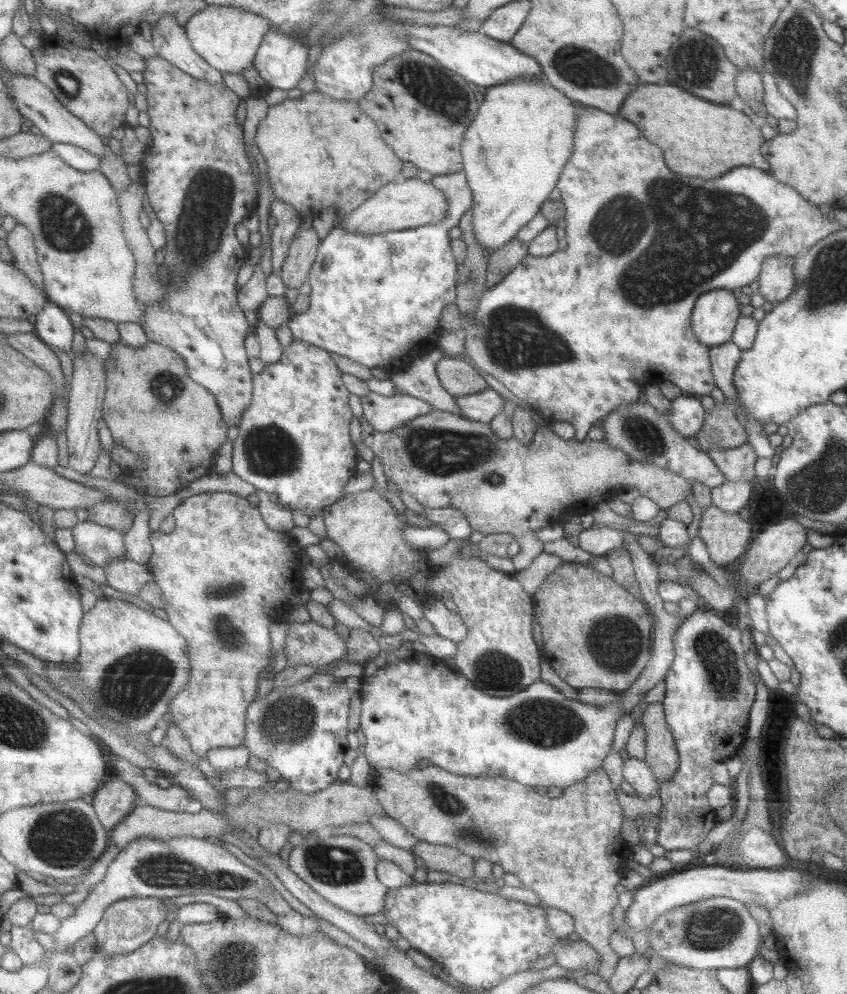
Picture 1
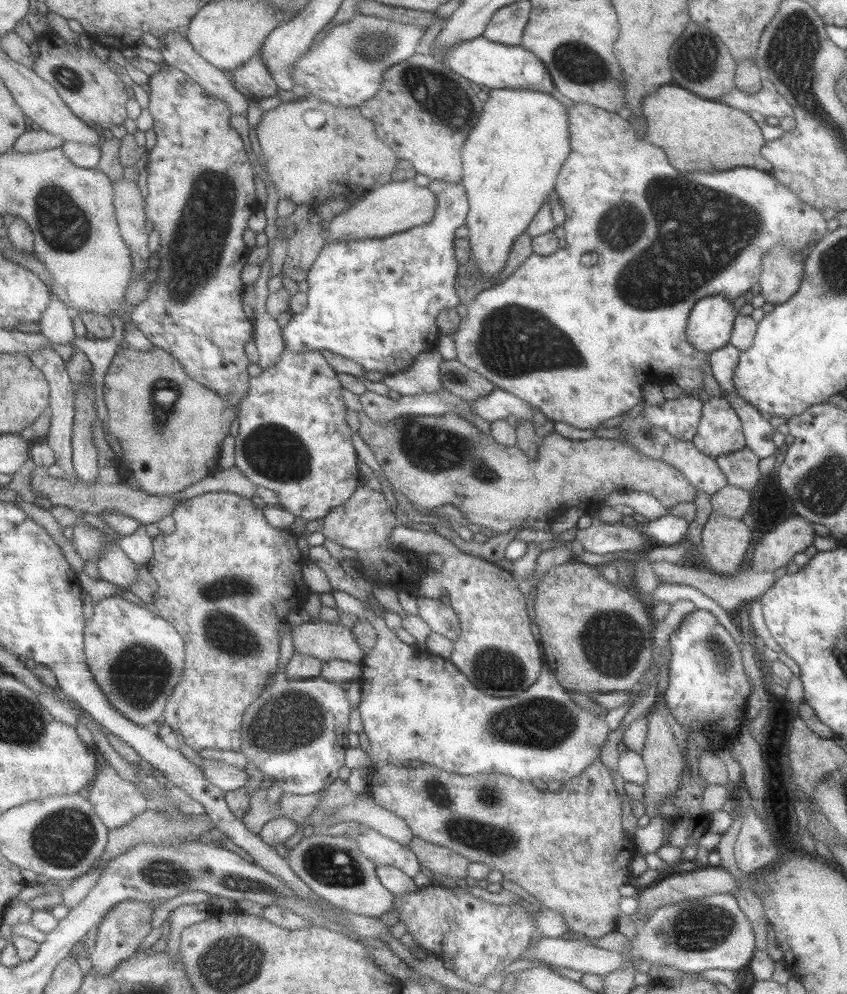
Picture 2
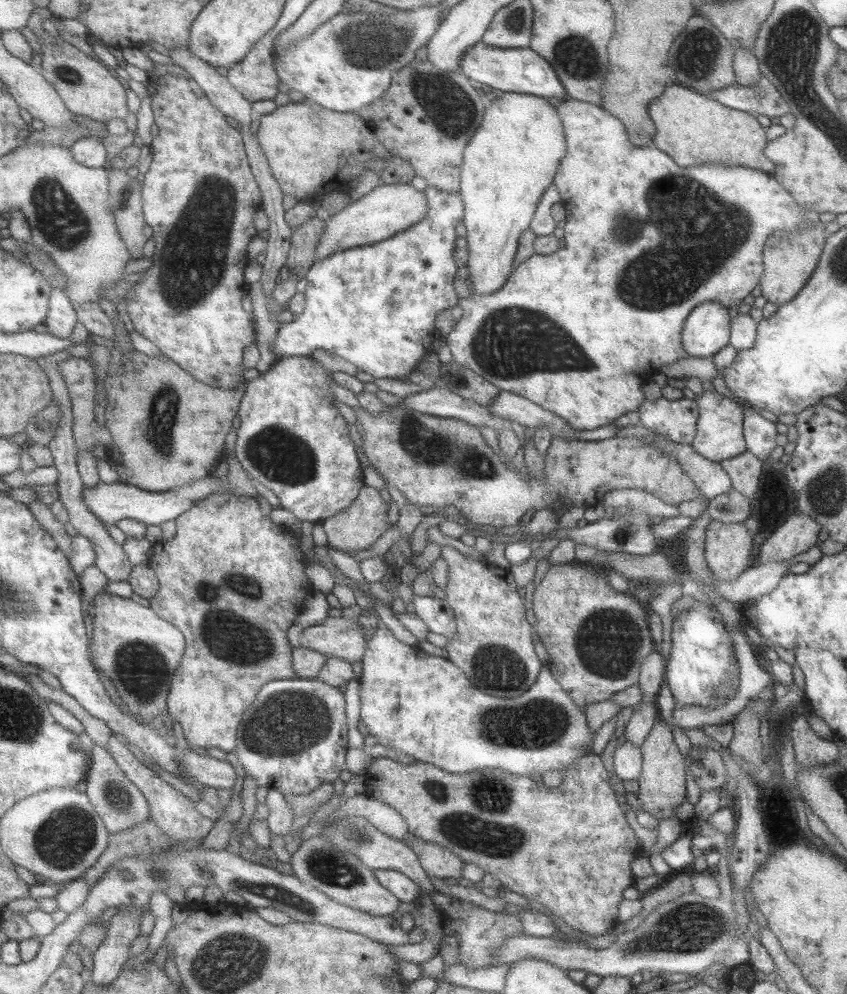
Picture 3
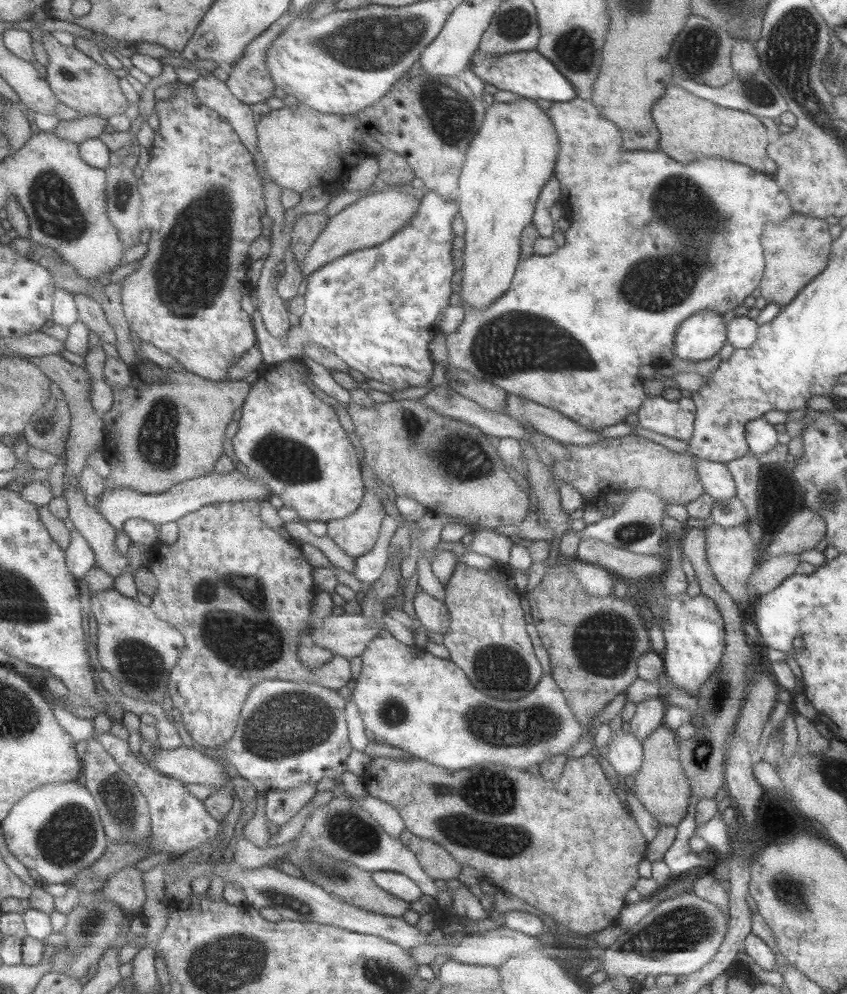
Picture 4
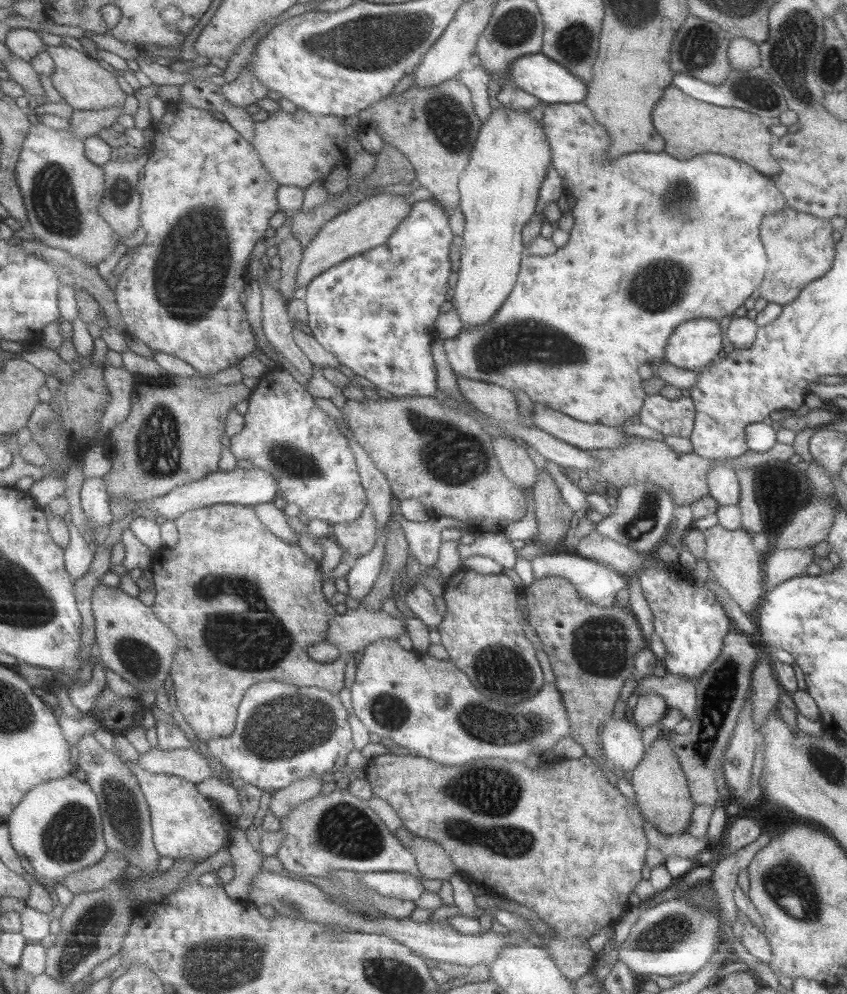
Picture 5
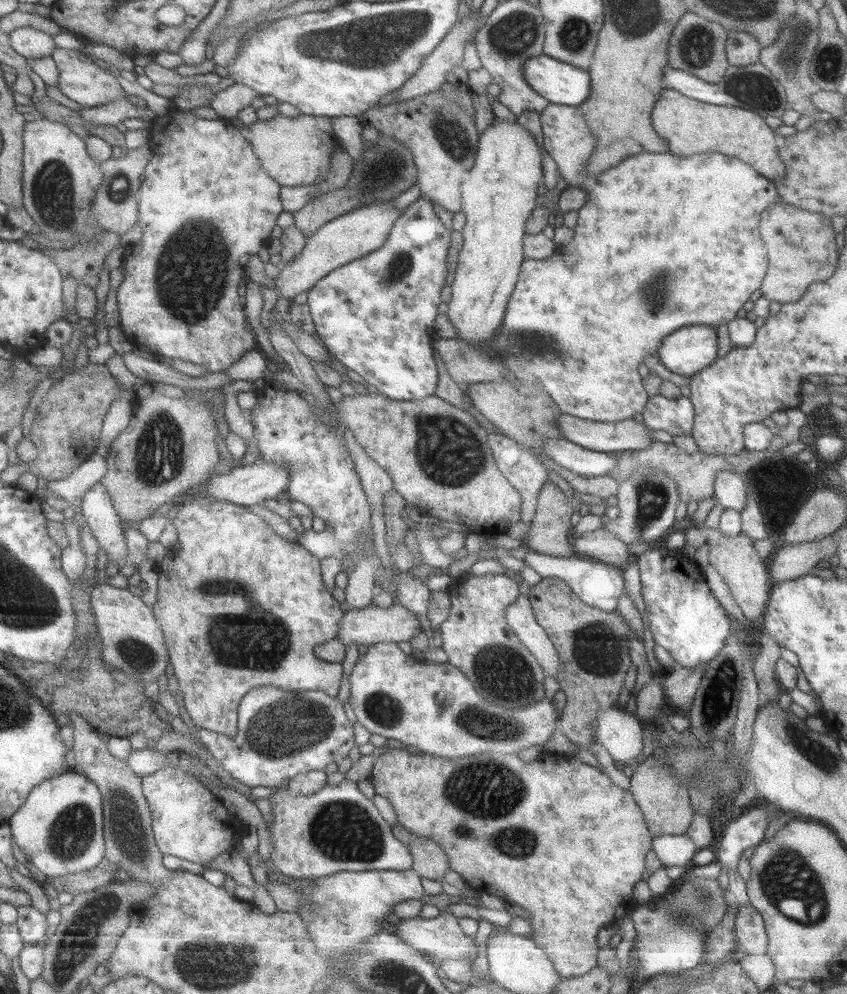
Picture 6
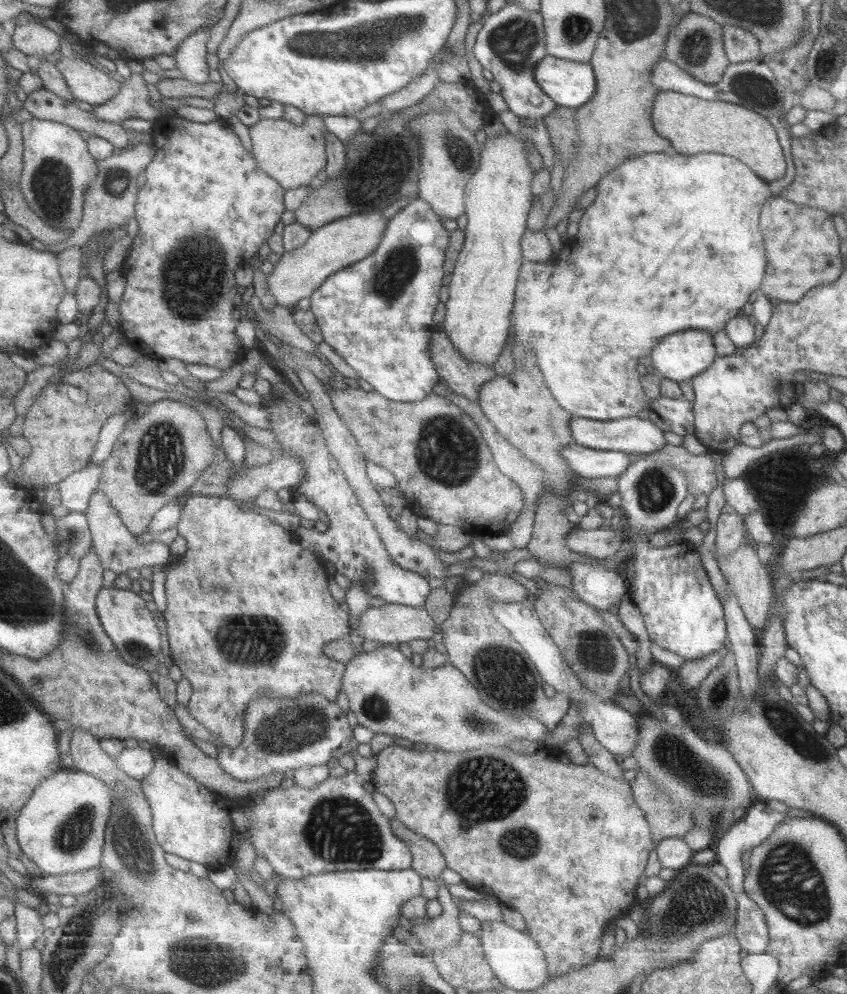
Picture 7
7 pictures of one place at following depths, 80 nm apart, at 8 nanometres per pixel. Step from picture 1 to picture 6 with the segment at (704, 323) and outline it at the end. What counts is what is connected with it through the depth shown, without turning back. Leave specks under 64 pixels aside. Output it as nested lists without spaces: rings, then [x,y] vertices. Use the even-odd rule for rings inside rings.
[[[704,324],[680,326],[663,338],[656,355],[667,370],[691,377],[717,358],[716,328]]]

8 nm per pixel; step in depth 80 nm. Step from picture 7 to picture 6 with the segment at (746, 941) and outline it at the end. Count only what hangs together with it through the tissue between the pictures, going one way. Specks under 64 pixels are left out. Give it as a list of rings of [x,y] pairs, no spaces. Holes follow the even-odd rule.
[[[736,904],[736,906],[734,932],[739,950],[745,955],[765,955],[768,938],[761,915],[750,904]]]

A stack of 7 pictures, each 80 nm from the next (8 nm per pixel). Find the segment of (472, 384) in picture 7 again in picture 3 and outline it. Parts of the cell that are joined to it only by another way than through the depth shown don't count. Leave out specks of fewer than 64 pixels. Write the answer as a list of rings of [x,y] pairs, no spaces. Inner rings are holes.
[[[566,98],[556,108],[563,125],[566,142],[566,152],[559,162],[553,184],[557,188],[561,205],[563,204],[565,219],[564,246],[554,253],[541,255],[533,253],[527,260],[521,262],[511,271],[507,280],[493,294],[473,294],[467,299],[459,299],[456,306],[463,310],[461,318],[455,322],[455,327],[448,333],[445,342],[449,347],[453,361],[487,382],[491,382],[500,390],[521,396],[534,402],[537,406],[547,409],[571,428],[576,430],[591,430],[610,424],[615,418],[629,411],[637,411],[644,401],[642,384],[653,373],[665,371],[670,364],[687,358],[682,343],[682,328],[687,315],[695,306],[703,302],[717,302],[726,309],[738,306],[759,284],[762,272],[761,248],[765,246],[765,238],[771,232],[795,233],[803,226],[809,227],[812,222],[818,222],[813,212],[801,210],[769,173],[753,170],[745,166],[693,166],[689,170],[677,168],[671,158],[667,158],[652,142],[645,146],[635,146],[628,140],[623,123],[599,106]],[[553,326],[565,330],[567,334],[553,334]]]

